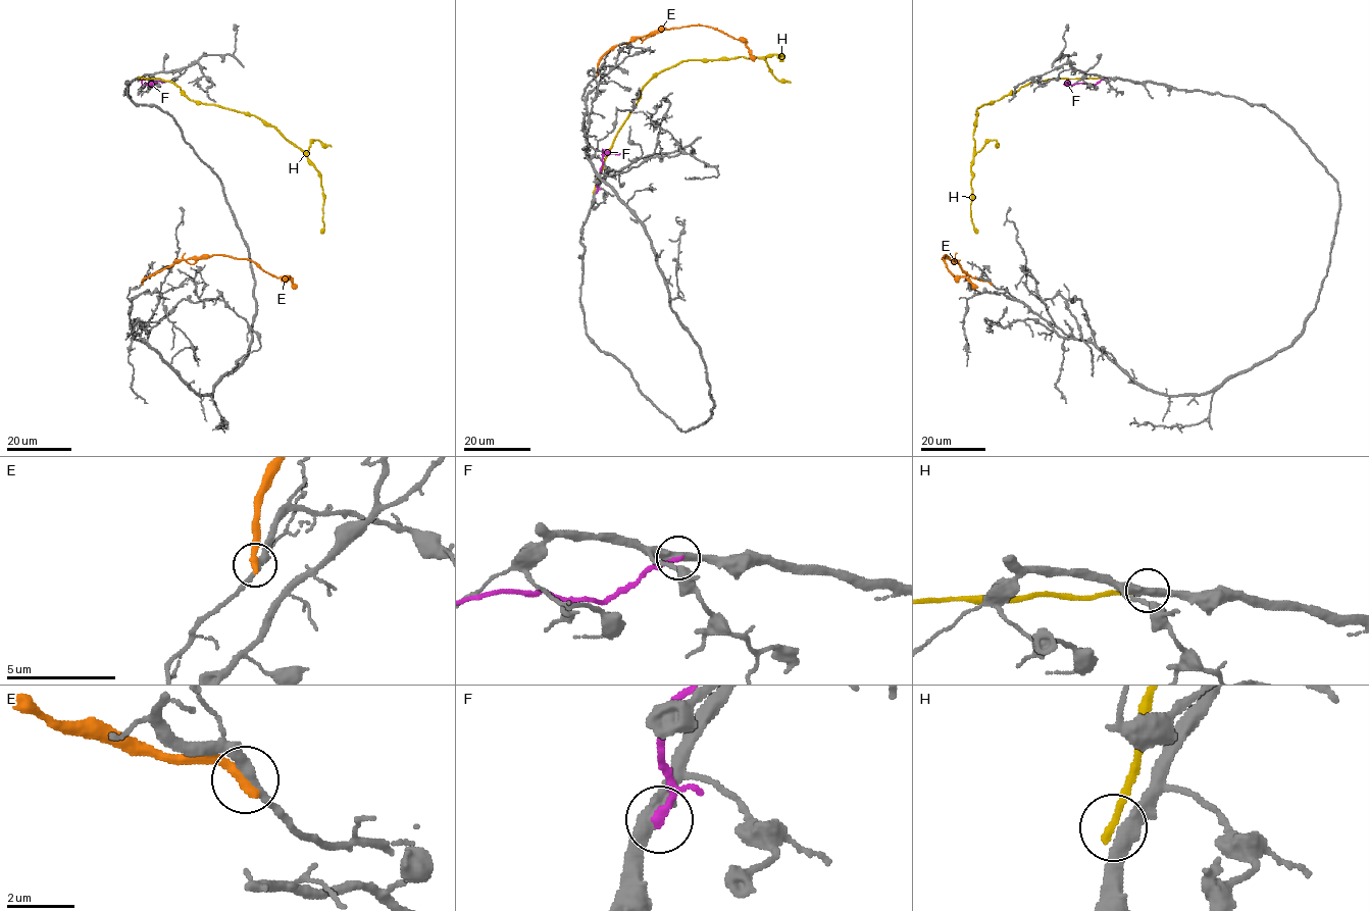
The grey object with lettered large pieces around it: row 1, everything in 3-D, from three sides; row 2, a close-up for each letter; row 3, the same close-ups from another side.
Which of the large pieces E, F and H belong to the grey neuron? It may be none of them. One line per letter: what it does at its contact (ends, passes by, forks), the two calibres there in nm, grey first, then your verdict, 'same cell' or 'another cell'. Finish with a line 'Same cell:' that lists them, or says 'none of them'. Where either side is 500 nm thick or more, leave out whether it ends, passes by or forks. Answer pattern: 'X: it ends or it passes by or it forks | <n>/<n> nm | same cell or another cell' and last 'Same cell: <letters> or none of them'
E: it ends | 260/360 nm | another cell
F: it ends | 380/240 nm | another cell
H: it ends | 360/240 nm | another cell
Same cell: none of them

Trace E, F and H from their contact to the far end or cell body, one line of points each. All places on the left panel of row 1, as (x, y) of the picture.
E: (142, 283), (184, 259), (223, 254), (253, 261), (277, 277), (290, 277), (295, 288)
F: (141, 78), (143, 85), (170, 81)
H: (139, 77), (171, 81), (191, 100), (248, 113), (273, 125), (296, 145), (320, 178), (323, 197), (321, 233)

